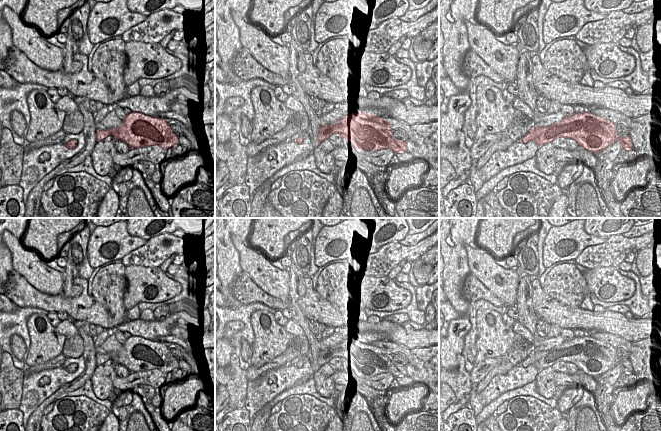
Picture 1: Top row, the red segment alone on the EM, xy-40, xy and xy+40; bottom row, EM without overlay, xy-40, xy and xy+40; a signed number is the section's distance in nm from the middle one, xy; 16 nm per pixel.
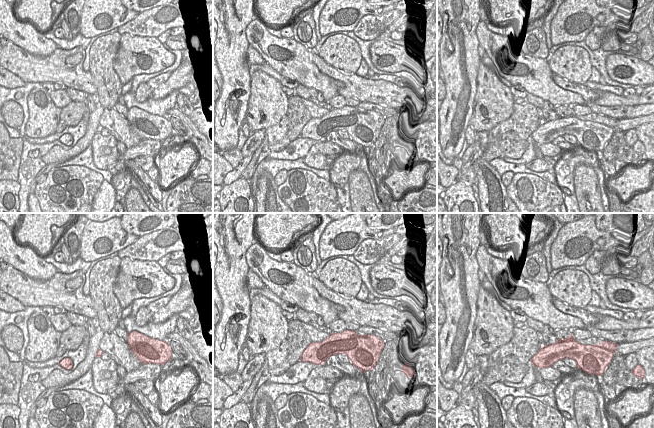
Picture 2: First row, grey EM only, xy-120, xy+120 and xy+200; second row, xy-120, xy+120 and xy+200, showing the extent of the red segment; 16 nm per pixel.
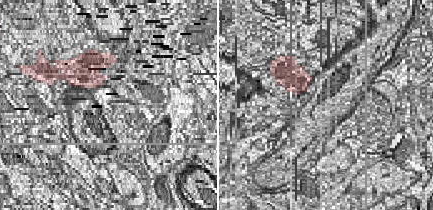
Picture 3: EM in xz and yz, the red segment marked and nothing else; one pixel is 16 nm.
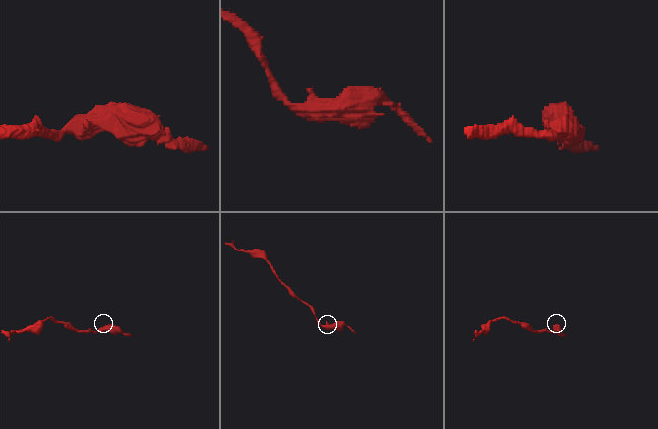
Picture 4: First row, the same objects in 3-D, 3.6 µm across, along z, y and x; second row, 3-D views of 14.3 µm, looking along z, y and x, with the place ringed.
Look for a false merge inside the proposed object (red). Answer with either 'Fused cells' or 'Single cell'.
Fused cells

